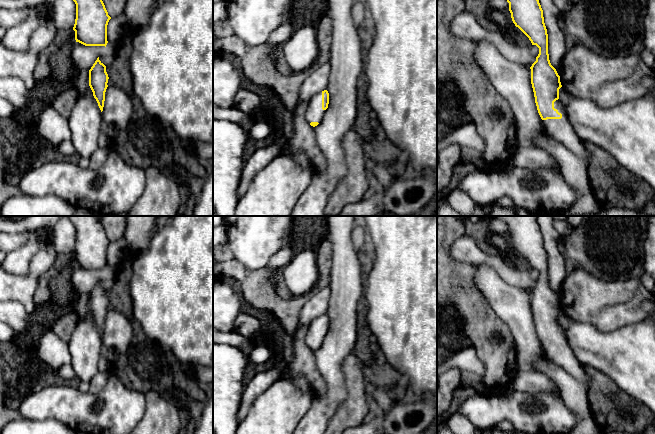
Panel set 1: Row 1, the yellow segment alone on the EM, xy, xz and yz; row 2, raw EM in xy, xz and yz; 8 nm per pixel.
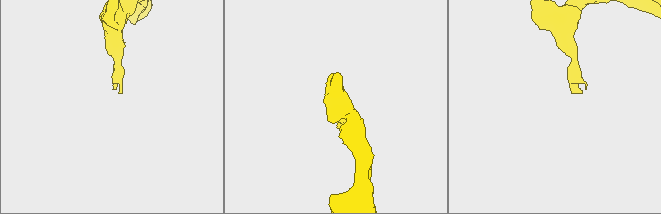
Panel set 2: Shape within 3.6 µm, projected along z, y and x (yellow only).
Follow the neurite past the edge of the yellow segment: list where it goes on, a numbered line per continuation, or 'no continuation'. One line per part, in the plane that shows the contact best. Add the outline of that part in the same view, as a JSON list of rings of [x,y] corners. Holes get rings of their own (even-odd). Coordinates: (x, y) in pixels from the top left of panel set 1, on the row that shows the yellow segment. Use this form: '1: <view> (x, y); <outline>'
1: yz (560, 130); [[[559,101],[554,102],[554,108],[562,114],[561,119],[547,119],[543,120],[543,126],[546,129],[546,138],[553,139],[563,144],[567,149],[574,154],[582,157],[585,156],[587,150],[583,145],[583,141],[576,135],[570,124],[567,115],[565,114],[565,107]]]

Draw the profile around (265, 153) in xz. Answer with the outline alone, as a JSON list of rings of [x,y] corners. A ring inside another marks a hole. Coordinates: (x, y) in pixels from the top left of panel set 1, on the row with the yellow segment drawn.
[[[277,134],[269,142],[258,146],[254,154],[246,161],[243,168],[241,183],[238,189],[239,199],[249,190],[256,173],[281,155],[281,149],[286,143],[286,138]]]

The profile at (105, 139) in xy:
[[[102,130],[99,137],[99,147],[106,148],[112,142],[112,136],[106,131]]]

